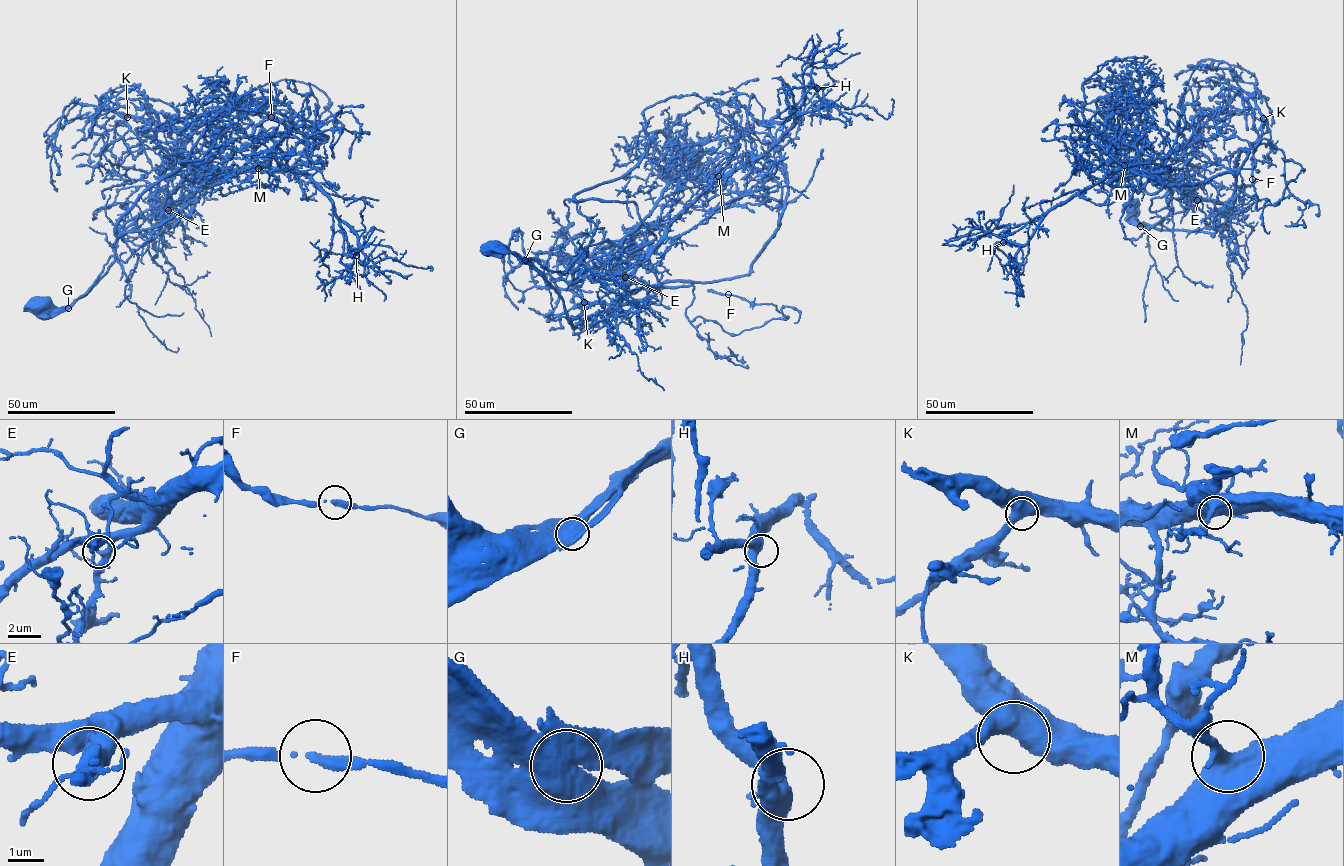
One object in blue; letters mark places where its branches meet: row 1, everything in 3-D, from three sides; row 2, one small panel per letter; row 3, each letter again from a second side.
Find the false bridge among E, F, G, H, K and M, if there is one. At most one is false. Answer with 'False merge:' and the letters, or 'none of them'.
False merge: G

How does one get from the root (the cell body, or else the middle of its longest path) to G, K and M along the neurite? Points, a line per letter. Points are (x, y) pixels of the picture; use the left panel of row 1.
G: (37, 305), (43, 303), (68, 308)
K: (37, 305), (69, 307), (109, 257), (127, 261), (159, 227), (172, 178), (152, 168), (119, 114), (127, 117)
M: (37, 305), (69, 307), (109, 257), (127, 261), (159, 227), (164, 198), (183, 181), (211, 182), (258, 168)

